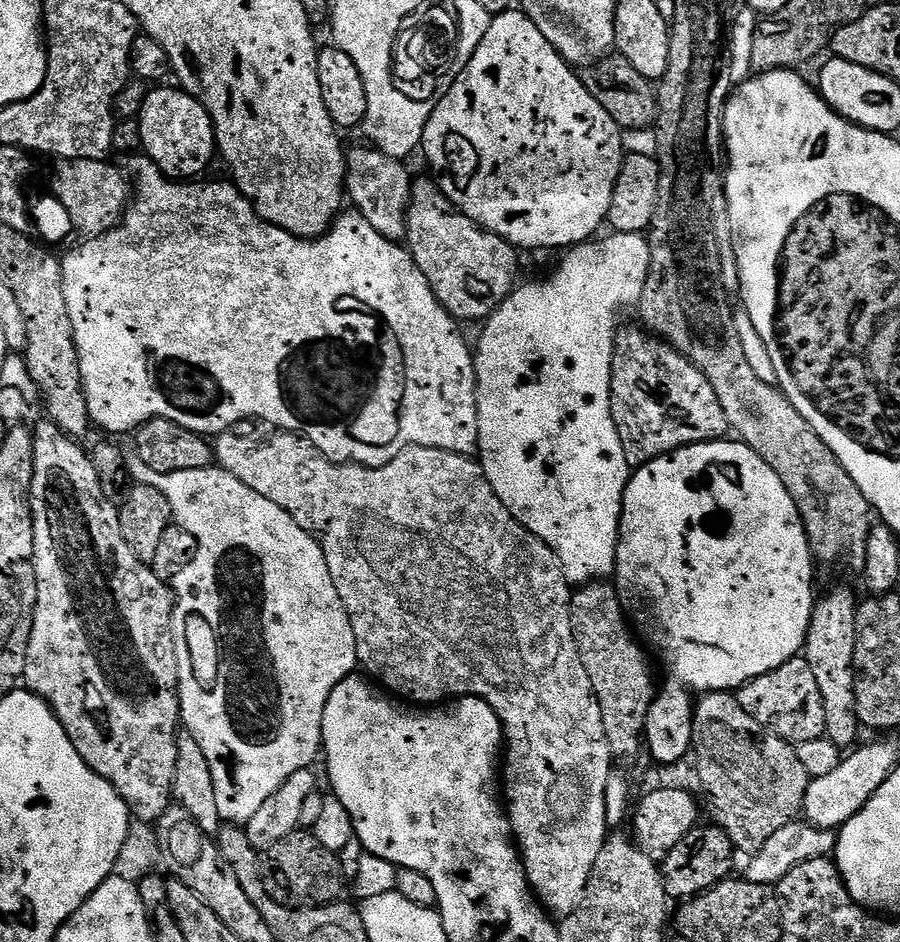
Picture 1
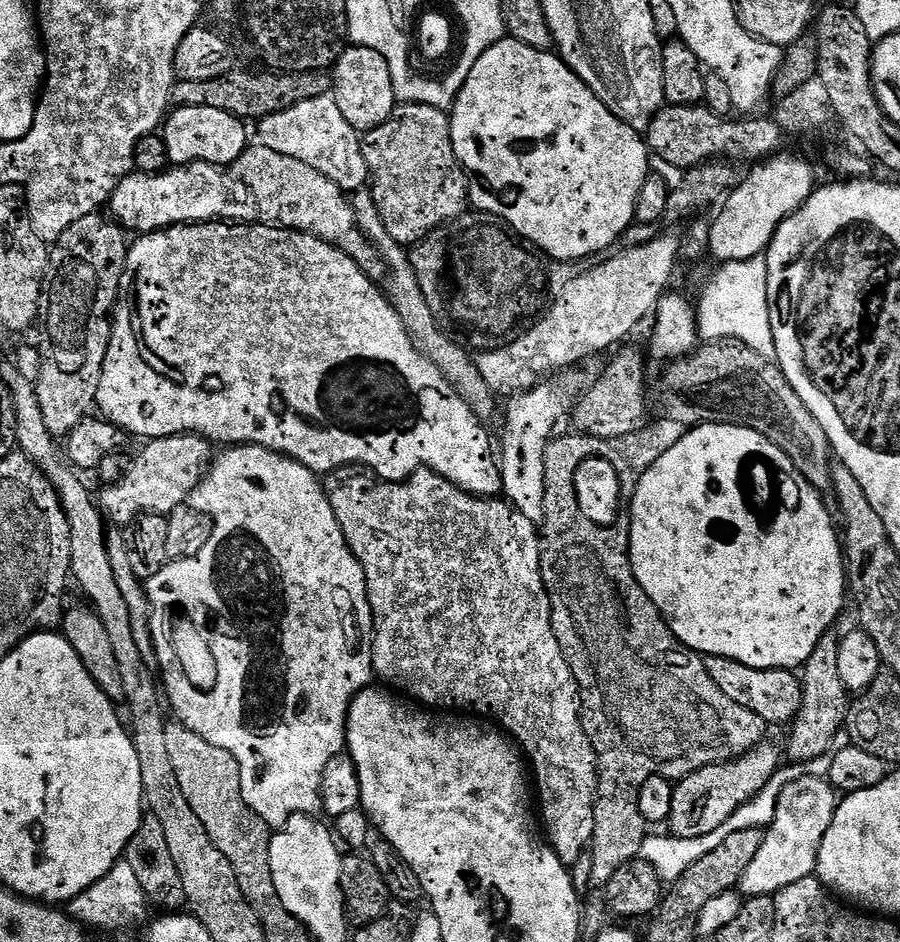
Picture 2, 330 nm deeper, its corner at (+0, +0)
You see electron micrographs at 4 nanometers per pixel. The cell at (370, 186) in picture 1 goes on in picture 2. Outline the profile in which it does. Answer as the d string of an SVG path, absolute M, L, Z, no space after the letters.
M331 95L310 98L310 102L298 102L298 106L290 106L290 110L282 110L278 114L270 114L259 121L259 147L269 148L278 154L286 154L286 158L298 158L298 162L306 162L318 174L326 174L330 182L334 182L345 194L355 194L369 183L370 177L366 158L362 154L362 136L350 126L342 116Z

